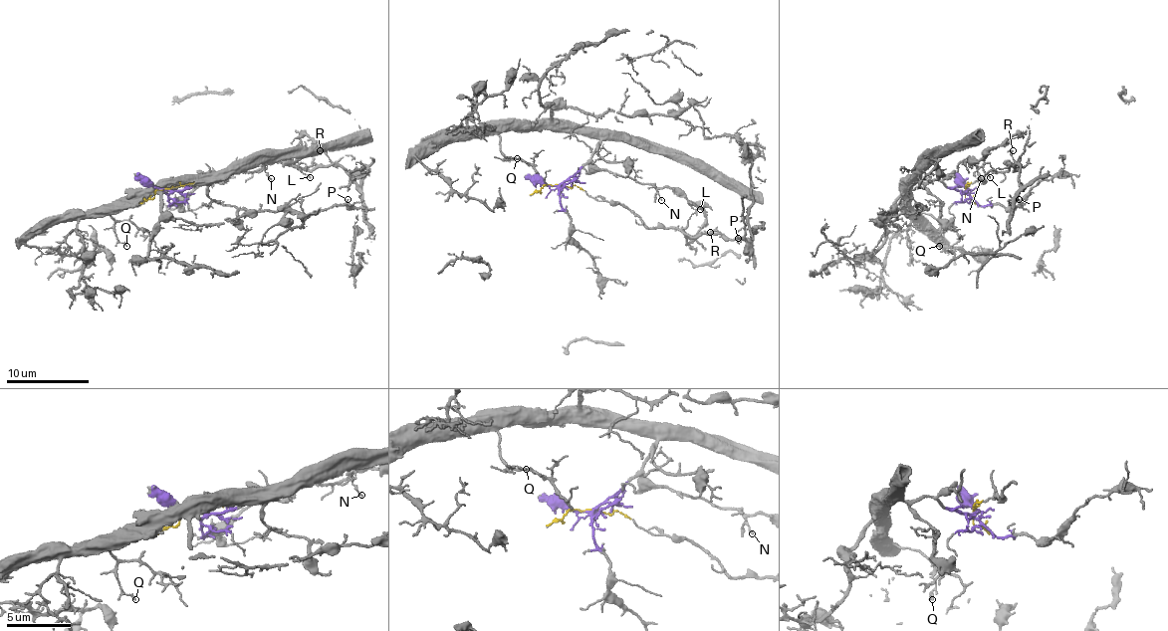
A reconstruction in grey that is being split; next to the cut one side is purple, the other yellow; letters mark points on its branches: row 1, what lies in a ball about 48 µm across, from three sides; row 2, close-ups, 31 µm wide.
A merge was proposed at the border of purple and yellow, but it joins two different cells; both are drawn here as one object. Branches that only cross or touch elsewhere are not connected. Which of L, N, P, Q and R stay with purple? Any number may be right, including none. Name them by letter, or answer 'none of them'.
L, N, Q

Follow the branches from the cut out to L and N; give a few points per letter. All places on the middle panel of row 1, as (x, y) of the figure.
L: (555, 186), (561, 186), (589, 163), (599, 169), (628, 175), (641, 183), (674, 188), (701, 208)
N: (555, 186), (561, 186), (589, 163), (647, 183), (657, 190), (655, 194), (662, 200)

